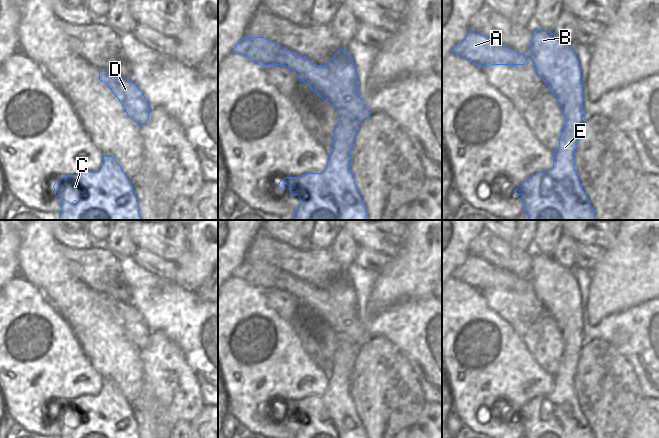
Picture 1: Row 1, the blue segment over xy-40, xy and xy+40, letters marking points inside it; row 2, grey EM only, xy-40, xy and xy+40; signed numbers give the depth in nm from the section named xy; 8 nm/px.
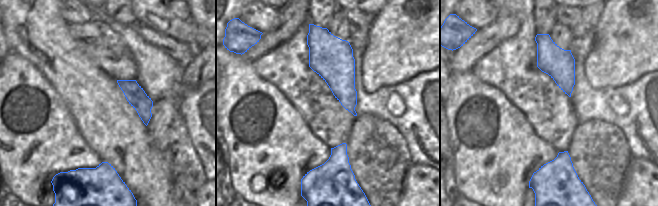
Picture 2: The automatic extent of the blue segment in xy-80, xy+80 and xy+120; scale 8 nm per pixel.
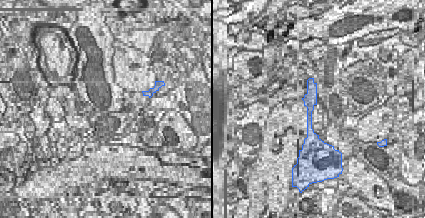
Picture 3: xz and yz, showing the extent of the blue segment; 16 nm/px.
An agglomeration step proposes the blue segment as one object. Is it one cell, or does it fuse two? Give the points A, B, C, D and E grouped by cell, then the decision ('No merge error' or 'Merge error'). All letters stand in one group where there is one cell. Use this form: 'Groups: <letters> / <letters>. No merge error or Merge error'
Groups: A B D / C E. Merge error.

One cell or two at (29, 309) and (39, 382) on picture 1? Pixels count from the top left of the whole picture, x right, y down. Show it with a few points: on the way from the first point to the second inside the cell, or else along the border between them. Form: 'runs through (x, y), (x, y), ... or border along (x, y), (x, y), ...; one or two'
runs through (49, 320), (53, 325), (54, 338), (42, 362); one

